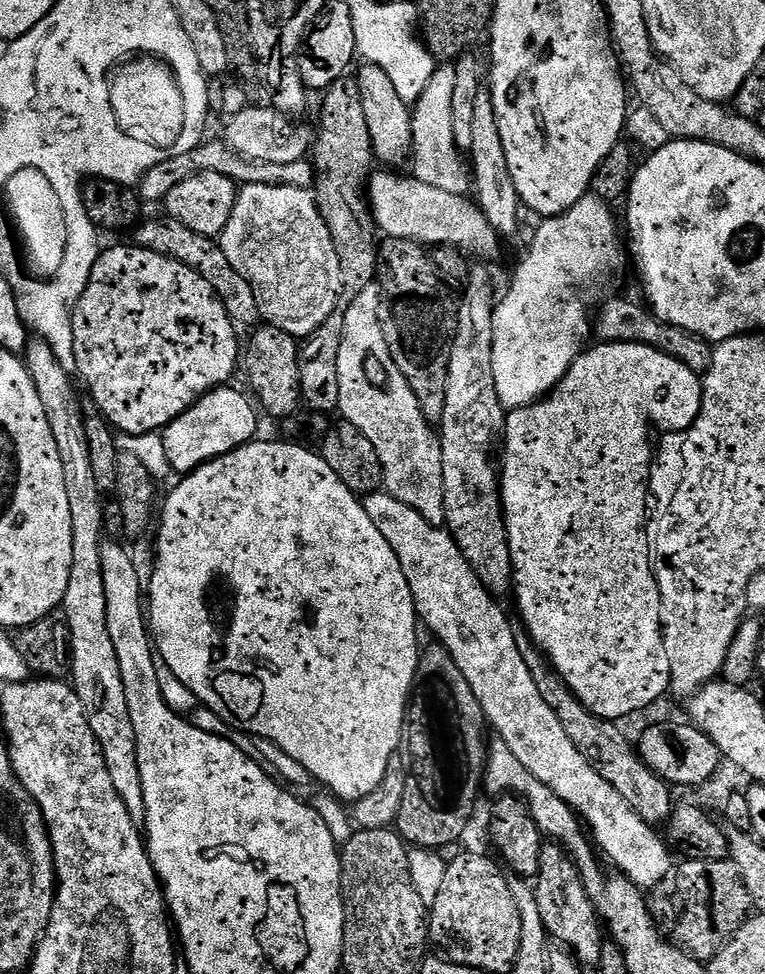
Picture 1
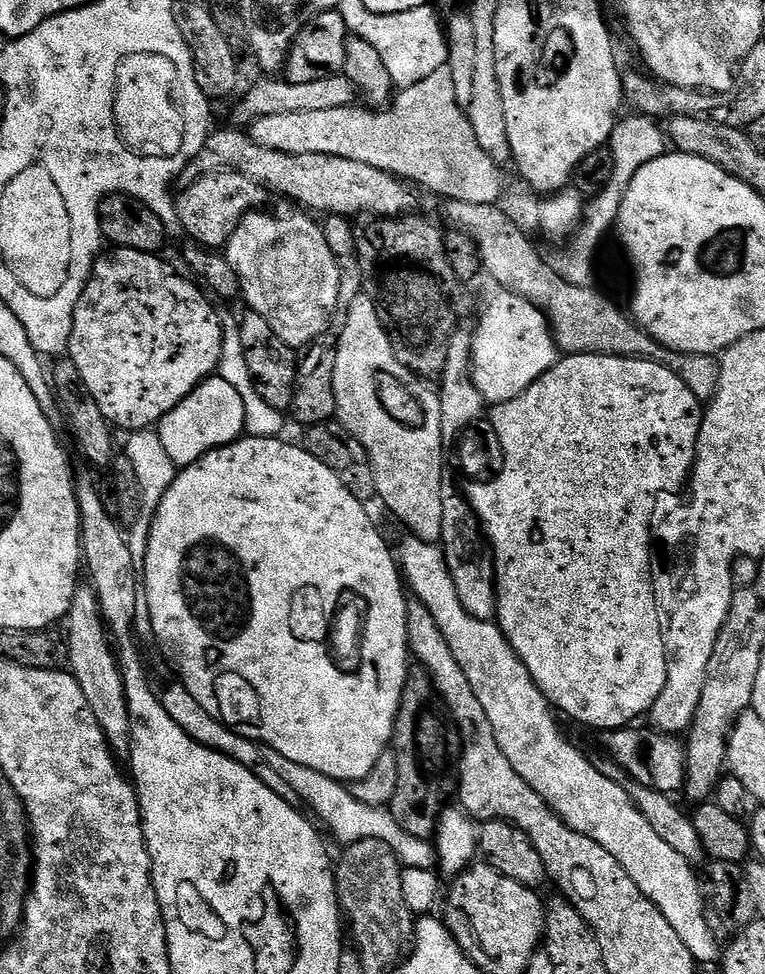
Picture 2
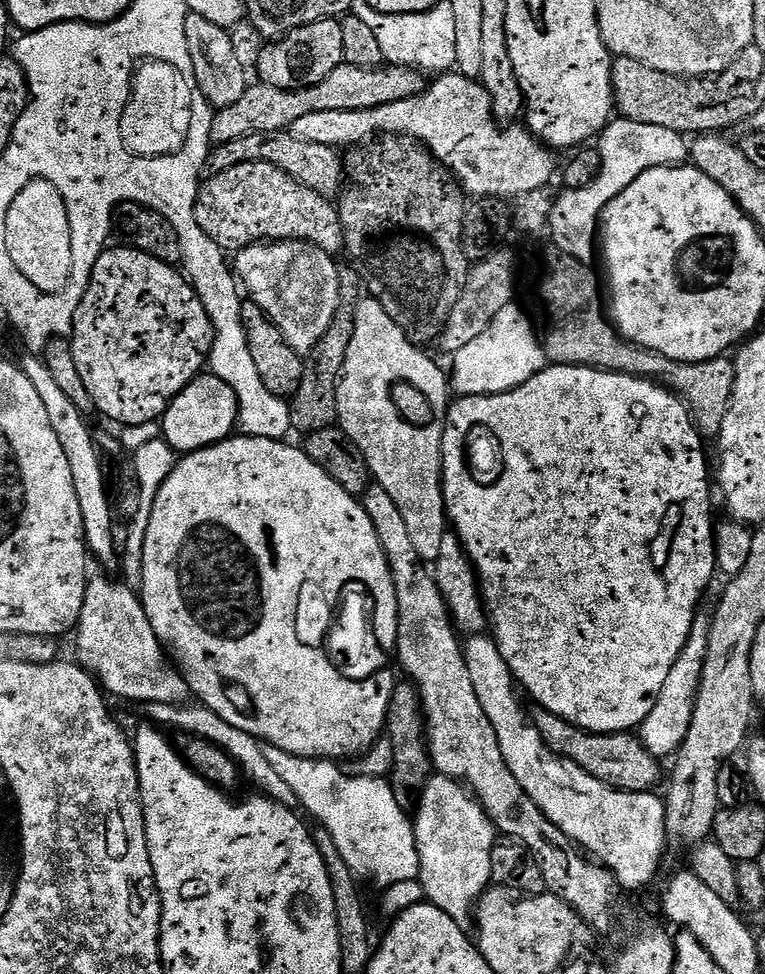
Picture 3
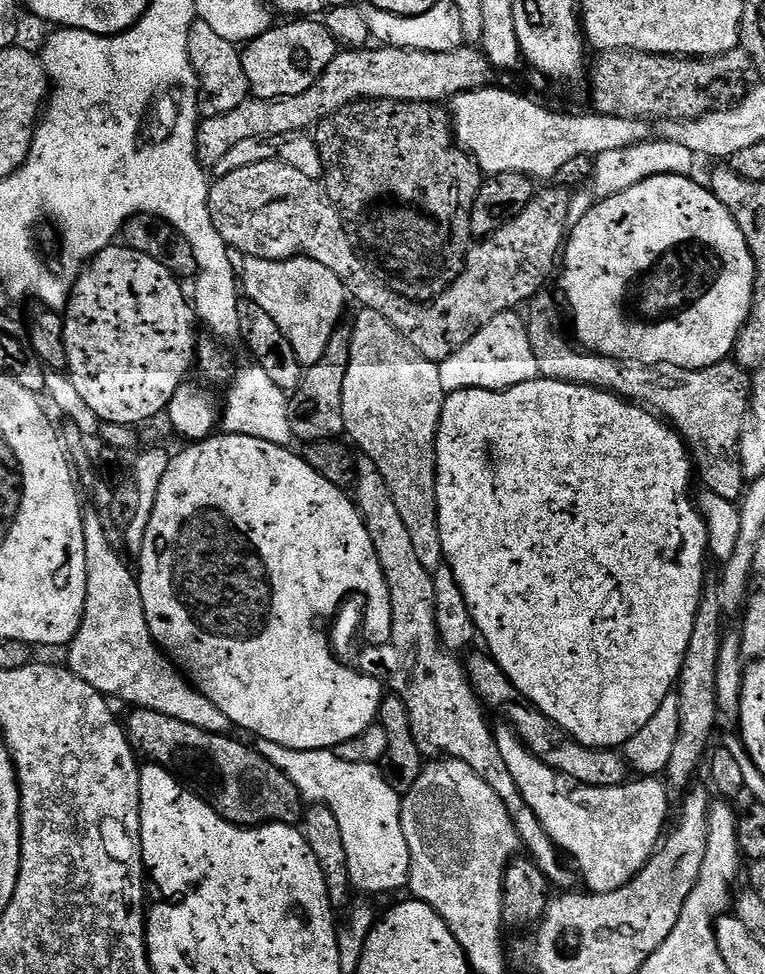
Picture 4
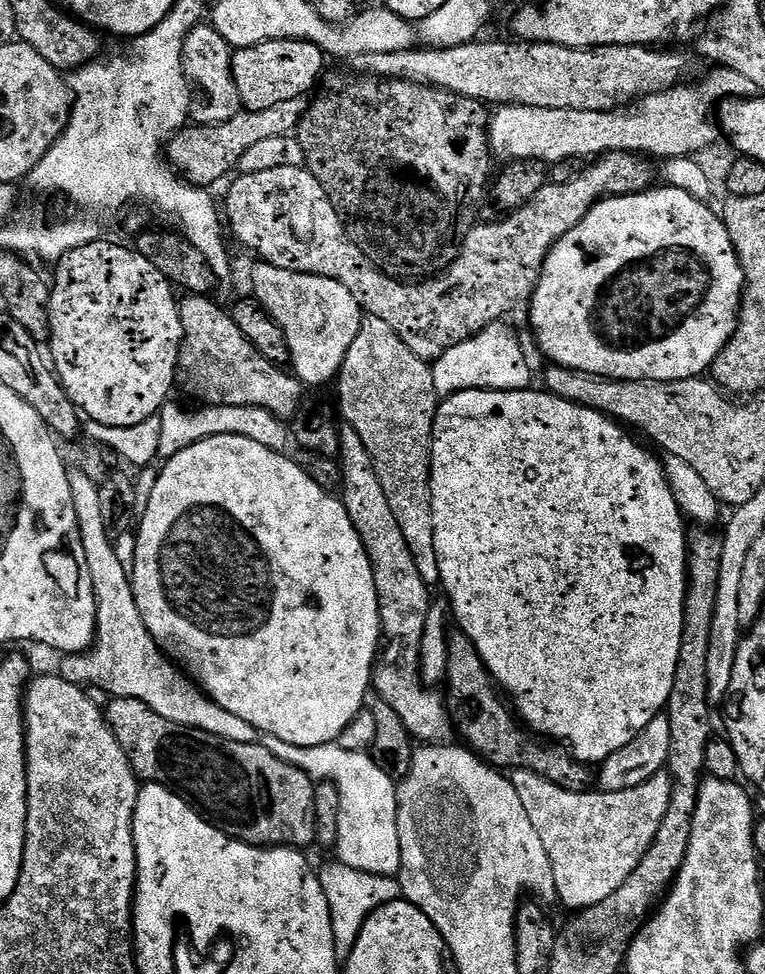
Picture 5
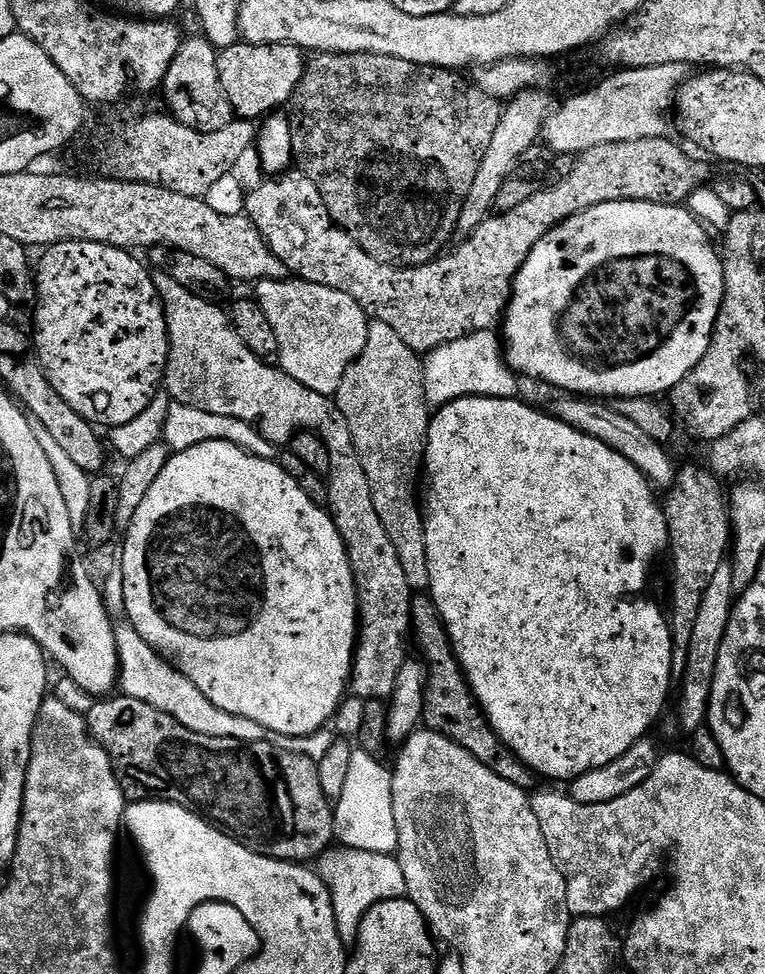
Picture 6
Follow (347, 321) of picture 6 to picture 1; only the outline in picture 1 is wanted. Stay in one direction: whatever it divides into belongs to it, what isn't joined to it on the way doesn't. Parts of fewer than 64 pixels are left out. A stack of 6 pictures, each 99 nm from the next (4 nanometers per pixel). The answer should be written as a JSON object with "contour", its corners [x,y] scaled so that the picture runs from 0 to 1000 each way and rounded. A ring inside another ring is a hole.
{"contour":[[[318,190],[308,198],[301,228],[295,228],[285,249],[301,273],[327,290],[341,325],[363,339],[403,347],[441,323],[447,272],[437,244],[431,244],[404,194]]]}

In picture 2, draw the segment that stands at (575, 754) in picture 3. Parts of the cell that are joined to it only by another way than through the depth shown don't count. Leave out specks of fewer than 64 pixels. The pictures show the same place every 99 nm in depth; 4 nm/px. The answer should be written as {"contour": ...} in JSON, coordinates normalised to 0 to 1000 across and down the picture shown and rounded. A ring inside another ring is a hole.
{"contour":[[[822,745],[820,747],[807,747],[796,751],[793,775],[805,781],[805,785],[820,795],[825,801],[831,801],[835,805],[846,809],[854,809],[856,813],[871,813],[884,815],[894,808],[897,791],[899,790],[899,769],[895,761],[889,756],[878,756],[875,752],[860,752],[851,745],[831,747],[837,745]]]}

